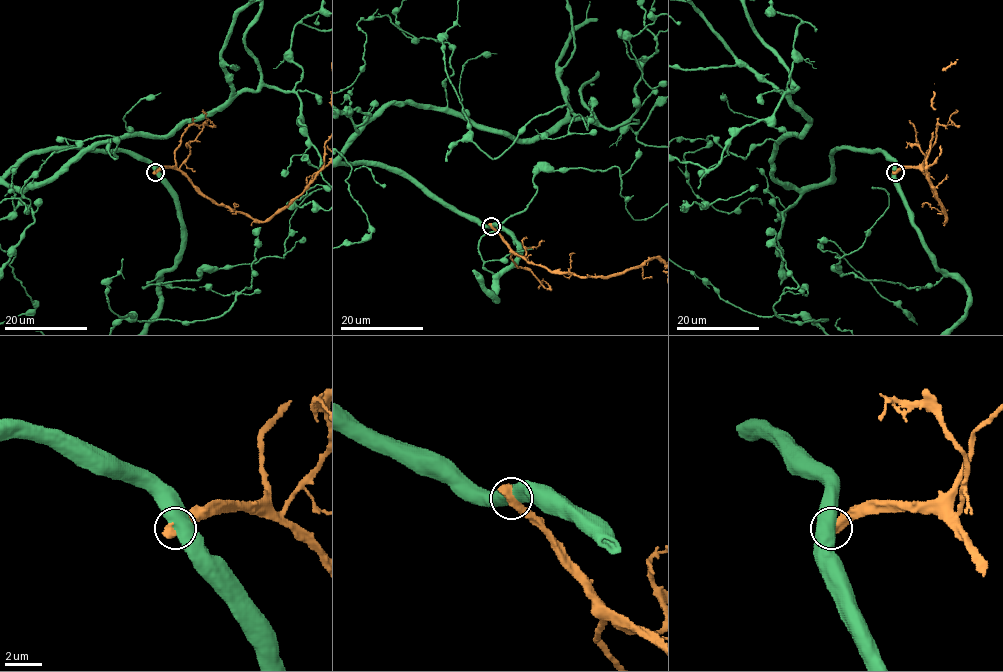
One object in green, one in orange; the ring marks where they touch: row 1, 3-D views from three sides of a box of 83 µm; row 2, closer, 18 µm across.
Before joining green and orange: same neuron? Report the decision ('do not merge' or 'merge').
do not merge

